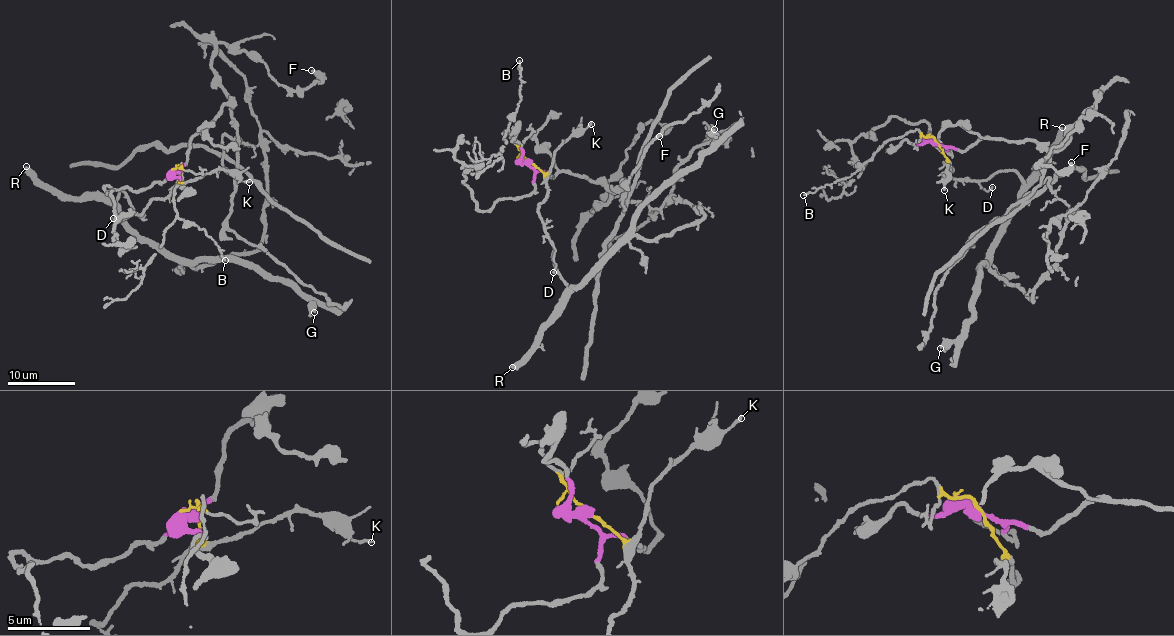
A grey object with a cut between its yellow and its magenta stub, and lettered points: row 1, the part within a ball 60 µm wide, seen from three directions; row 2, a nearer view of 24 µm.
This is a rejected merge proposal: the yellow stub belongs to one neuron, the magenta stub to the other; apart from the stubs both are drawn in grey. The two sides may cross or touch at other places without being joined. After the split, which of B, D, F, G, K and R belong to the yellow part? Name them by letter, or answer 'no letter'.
B, D, G, K, R

